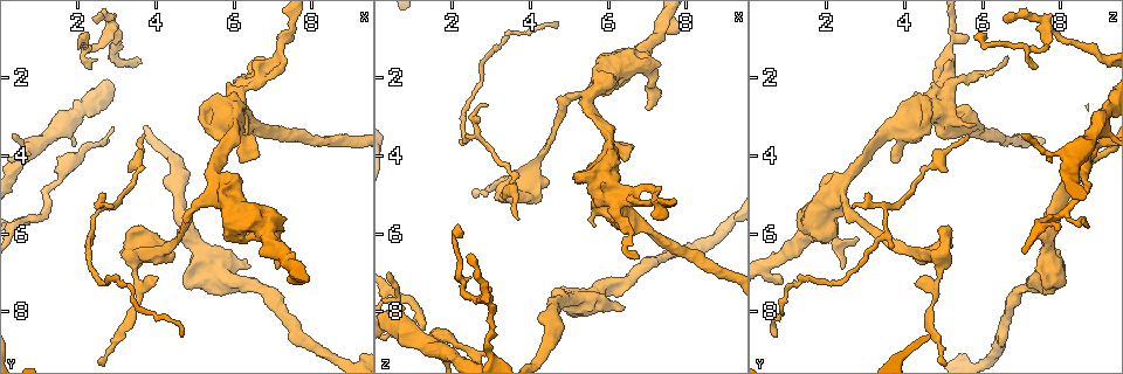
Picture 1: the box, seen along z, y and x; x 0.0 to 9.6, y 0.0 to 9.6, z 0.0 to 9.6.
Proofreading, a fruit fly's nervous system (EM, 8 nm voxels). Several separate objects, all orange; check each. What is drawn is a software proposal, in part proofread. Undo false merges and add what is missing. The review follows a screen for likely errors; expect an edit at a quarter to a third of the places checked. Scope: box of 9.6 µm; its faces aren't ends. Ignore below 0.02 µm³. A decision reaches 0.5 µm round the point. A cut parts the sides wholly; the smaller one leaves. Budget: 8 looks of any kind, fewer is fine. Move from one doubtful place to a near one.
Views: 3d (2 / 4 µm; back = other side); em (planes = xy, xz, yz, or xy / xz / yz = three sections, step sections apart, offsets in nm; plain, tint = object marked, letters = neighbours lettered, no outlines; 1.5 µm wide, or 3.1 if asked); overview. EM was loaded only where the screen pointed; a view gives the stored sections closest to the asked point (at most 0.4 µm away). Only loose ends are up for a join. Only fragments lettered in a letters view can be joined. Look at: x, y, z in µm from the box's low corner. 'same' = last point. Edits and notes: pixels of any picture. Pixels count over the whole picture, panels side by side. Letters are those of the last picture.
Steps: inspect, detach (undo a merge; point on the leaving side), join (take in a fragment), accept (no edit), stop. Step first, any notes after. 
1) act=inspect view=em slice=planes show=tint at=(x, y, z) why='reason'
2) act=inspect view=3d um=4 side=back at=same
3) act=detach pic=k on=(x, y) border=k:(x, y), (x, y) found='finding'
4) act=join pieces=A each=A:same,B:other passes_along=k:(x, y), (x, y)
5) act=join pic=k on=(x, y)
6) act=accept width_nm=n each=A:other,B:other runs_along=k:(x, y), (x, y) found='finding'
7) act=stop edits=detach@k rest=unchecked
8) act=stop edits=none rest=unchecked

act=inspect view=3d um=4 at=(6.80, 1.50, 6.65) why='tapers out'

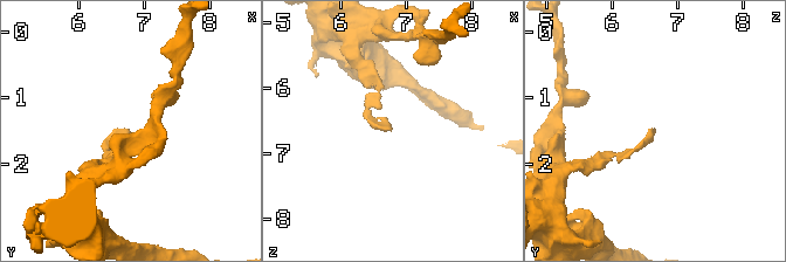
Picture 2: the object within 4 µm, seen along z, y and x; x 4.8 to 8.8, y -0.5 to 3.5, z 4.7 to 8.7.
act=inspect view=em slice=xy step=8 show=tint at=(6.80, 1.50, 6.65)

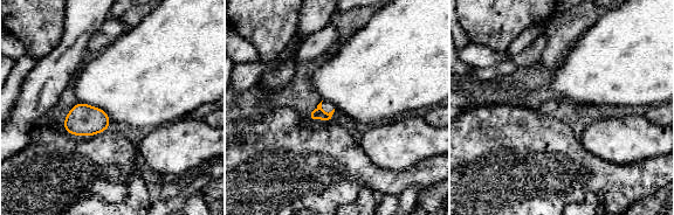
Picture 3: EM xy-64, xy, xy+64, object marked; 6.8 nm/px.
act=inspect view=em slice=planes show=letters at=same

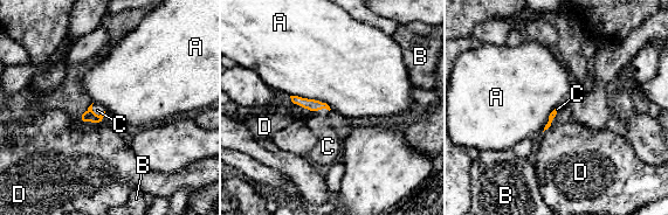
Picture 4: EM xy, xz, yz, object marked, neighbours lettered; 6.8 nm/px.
act=join pieces=C longest_contact=A:300nm each=A:other,B:other,C:same,D:other passes_along=4:(88, 116), (95, 115), (97, 110) found='it goes on there'

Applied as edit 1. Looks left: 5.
act=inspect view=em slice=planes show=tint at=(1.65, 4.45, 8.60) why='abrupt turn'

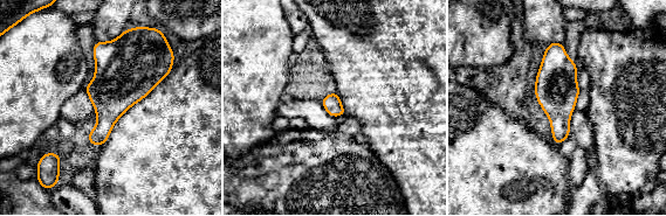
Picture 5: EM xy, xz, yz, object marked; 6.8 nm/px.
act=inspect view=em slice=planes show=letters at=same

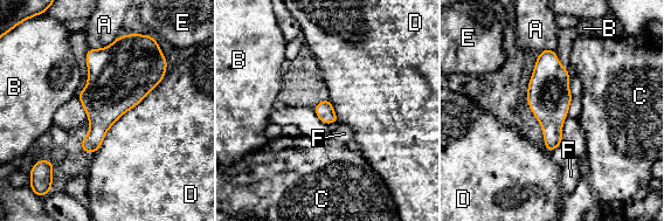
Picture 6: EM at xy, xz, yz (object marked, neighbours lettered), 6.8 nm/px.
act=accept each=A:other,B:other,C:other,D:other,E:other,F:other border=6:(163, 80), (108, 130), (95, 153) found='all the same cell'

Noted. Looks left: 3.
act=stop edits=join@4 rest=unchecked

